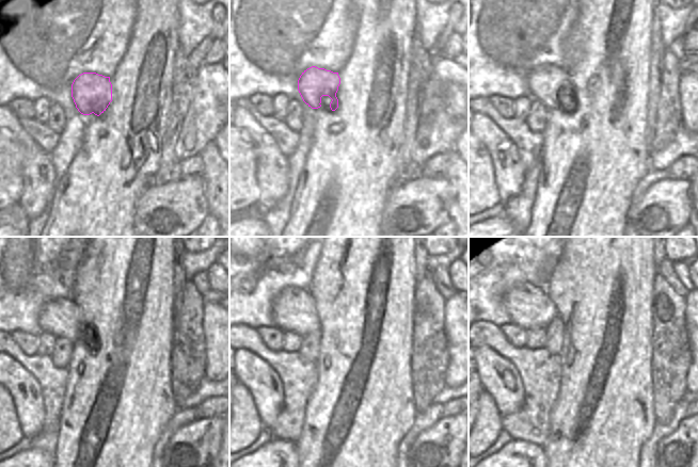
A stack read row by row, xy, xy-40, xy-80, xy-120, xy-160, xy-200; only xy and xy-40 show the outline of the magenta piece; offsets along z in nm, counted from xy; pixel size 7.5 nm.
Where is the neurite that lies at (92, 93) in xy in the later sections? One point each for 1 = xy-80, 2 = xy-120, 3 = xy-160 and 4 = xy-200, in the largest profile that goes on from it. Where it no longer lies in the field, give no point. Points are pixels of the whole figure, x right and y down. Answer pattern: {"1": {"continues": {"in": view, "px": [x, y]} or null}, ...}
{"1": {"continues": {"in": "xy-80", "px": [544, 81]}}, "2": {"continues": {"in": "xy-120", "px": [61, 317]}}, "3": {"continues": {"in": "xy-160", "px": [294, 310]}}, "4": {"continues": {"in": "xy-200", "px": [528, 306]}}}

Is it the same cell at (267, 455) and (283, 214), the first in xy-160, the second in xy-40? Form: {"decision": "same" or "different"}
{"decision": "different"}

